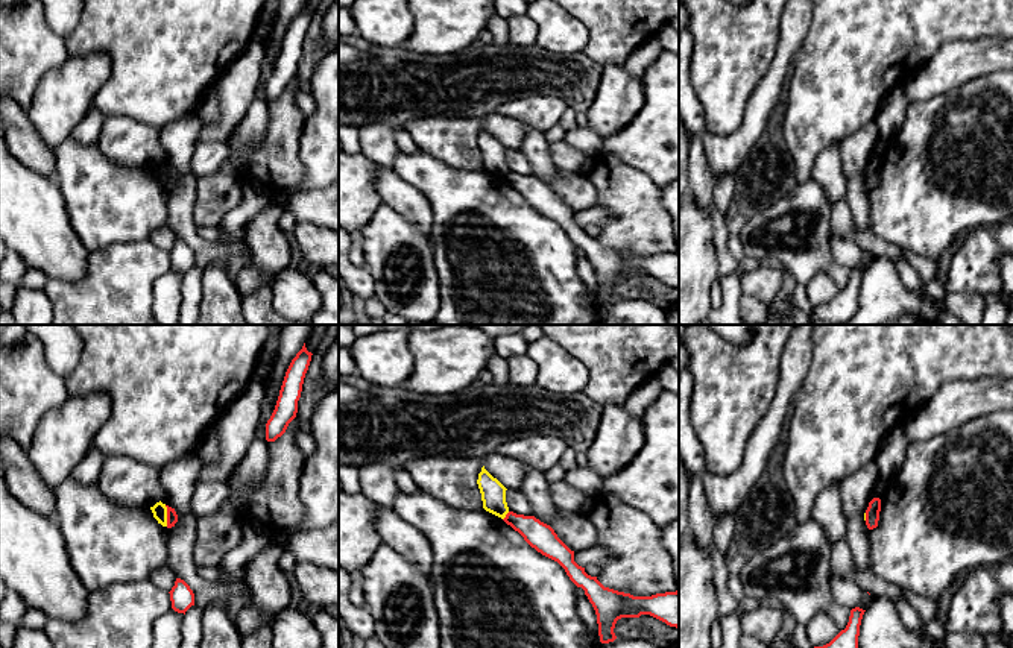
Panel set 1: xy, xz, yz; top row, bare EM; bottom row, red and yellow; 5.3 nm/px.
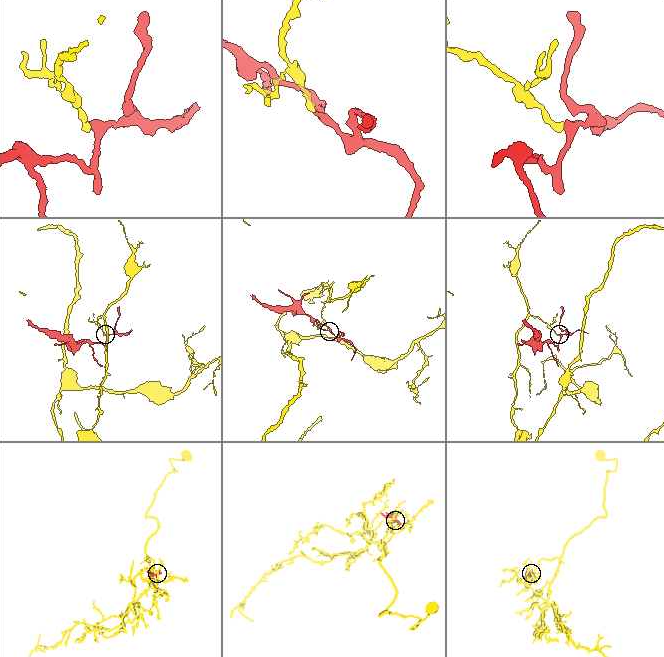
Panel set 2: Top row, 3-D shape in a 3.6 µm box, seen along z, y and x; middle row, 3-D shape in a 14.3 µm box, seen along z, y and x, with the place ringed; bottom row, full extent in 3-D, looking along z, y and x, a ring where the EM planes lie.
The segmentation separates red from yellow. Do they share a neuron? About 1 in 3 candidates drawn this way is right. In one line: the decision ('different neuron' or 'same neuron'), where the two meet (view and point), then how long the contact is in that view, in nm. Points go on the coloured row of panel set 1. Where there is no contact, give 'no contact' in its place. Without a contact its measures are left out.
different neuron | xy (167, 516) | 110 nm

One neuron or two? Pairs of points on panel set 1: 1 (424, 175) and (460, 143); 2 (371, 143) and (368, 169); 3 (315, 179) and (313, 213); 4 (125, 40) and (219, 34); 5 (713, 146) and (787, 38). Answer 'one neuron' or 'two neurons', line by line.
1: two neurons
2: two neurons
3: two neurons
4: one neuron
5: one neuron

